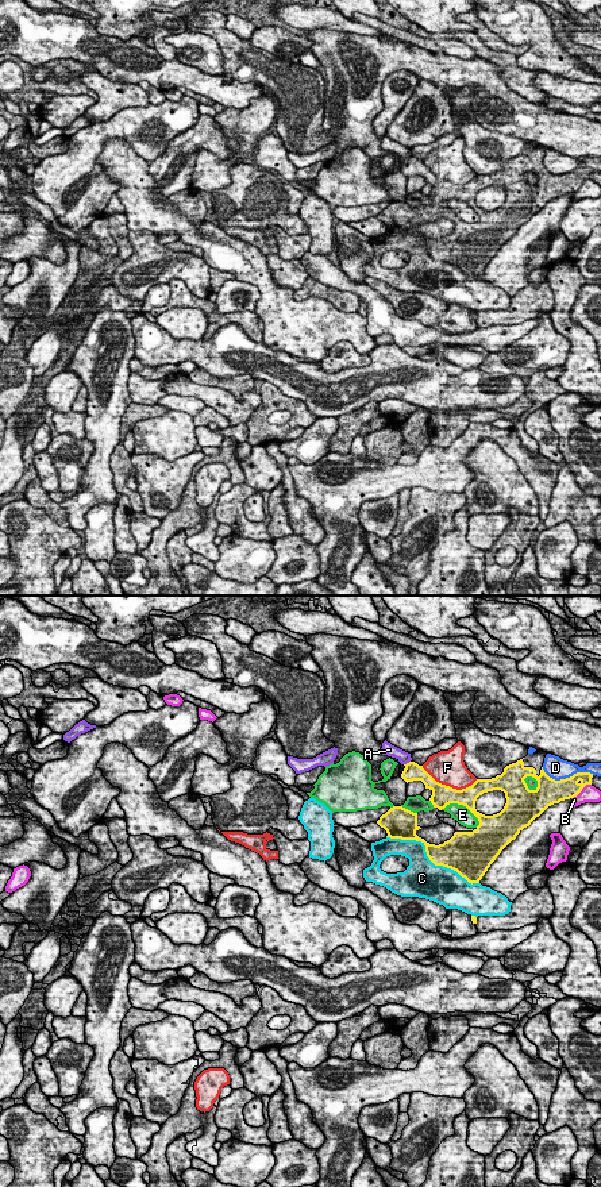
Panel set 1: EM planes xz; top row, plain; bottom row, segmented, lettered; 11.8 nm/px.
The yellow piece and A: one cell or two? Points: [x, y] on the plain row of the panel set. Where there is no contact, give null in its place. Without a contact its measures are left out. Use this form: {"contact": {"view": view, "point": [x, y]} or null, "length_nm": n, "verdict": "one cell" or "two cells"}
{"contact": {"view": "xz", "point": [407, 158]}, "length_nm": 100, "verdict": "two cells"}

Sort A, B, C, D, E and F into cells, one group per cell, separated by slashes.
A / B / C / D / E / F

